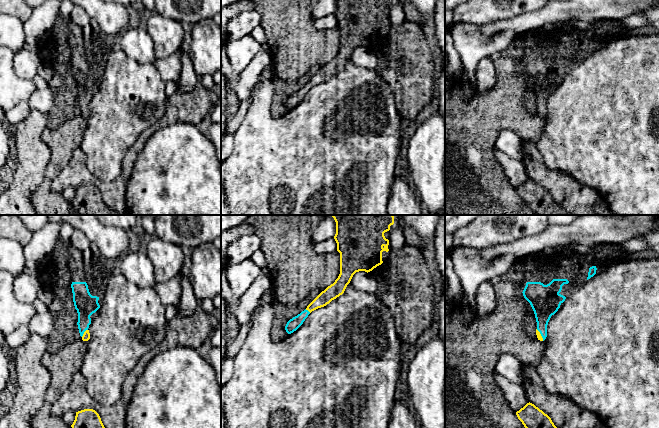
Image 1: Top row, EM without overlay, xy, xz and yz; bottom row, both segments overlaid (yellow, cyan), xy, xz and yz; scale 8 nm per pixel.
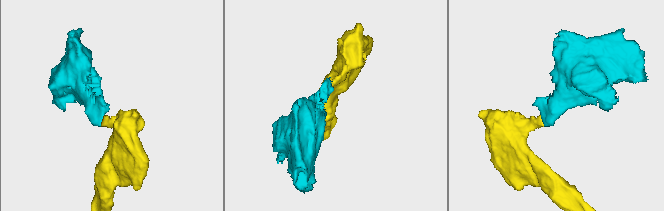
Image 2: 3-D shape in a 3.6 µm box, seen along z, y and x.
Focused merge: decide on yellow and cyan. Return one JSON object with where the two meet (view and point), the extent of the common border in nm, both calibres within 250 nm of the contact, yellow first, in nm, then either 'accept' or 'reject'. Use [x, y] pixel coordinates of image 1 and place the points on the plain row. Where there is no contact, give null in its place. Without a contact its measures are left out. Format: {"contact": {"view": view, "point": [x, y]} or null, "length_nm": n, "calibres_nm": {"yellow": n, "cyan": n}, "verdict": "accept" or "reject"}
{"contact": {"view": "xy", "point": [84, 109]}, "length_nm": 80, "calibres_nm": {"yellow": 60, "cyan": 170}, "verdict": "accept"}

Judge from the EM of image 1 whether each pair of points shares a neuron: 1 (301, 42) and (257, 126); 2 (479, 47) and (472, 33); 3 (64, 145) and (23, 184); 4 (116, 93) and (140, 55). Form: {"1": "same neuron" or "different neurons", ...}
{"1": "different neurons", "2": "same neuron", "3": "different neurons", "4": "different neurons"}

